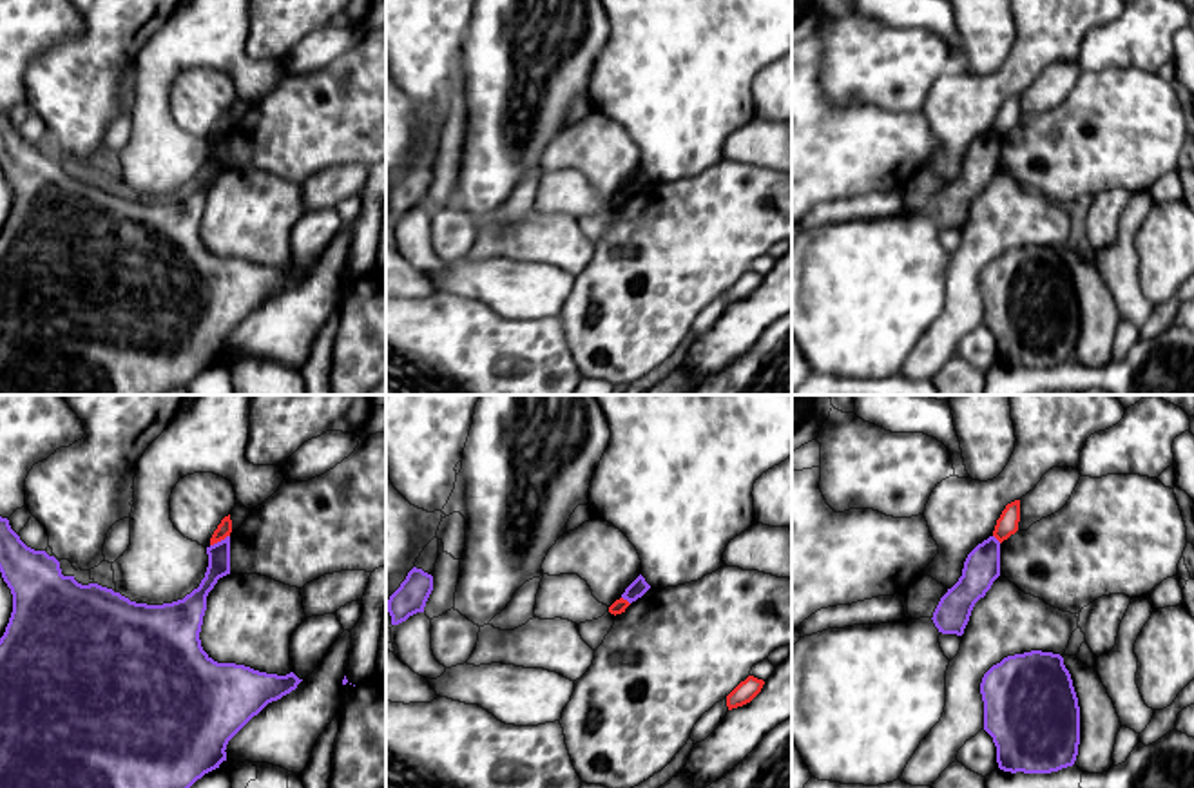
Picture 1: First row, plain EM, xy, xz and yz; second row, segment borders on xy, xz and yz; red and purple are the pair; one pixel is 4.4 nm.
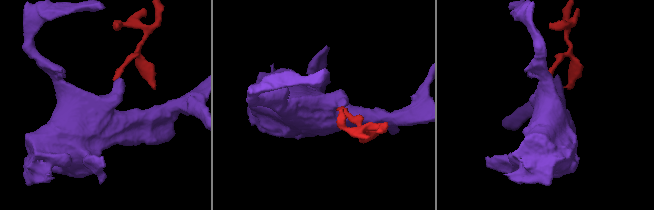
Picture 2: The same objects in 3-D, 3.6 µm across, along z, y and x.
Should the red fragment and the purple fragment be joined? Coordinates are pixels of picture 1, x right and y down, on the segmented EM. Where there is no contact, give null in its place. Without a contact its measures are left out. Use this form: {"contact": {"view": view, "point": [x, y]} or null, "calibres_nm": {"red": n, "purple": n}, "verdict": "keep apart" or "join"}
{"contact": {"view": "xy", "point": [220, 540]}, "calibres_nm": {"red": 70, "purple": 100}, "verdict": "keep apart"}

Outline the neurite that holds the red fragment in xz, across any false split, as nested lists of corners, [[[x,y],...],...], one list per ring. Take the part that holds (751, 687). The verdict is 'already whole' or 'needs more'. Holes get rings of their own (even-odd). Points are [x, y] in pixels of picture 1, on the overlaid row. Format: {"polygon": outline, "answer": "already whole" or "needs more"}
{"polygon": [[[748,676],[727,696],[728,710],[750,703],[761,692],[763,685],[765,685],[763,679]]], "answer": "already whole"}

